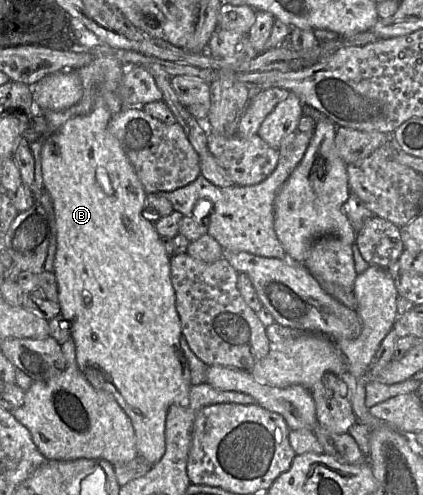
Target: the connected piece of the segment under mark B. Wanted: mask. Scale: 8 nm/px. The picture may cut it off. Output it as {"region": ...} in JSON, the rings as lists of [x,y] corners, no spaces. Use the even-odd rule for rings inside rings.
{"region":[[[99,106],[86,115],[69,119],[56,133],[48,137],[41,149],[43,183],[54,206],[57,234],[54,274],[58,283],[59,305],[63,318],[69,323],[70,335],[76,346],[78,366],[95,389],[113,395],[131,420],[138,455],[153,466],[161,460],[165,453],[165,426],[168,409],[172,404],[179,403],[187,398],[192,386],[191,375],[188,361],[180,346],[182,330],[180,317],[176,309],[175,289],[171,281],[171,256],[166,252],[161,236],[156,231],[155,222],[150,220],[150,216],[146,212],[147,192],[120,142],[109,131],[109,122],[112,117],[107,108]]]}

